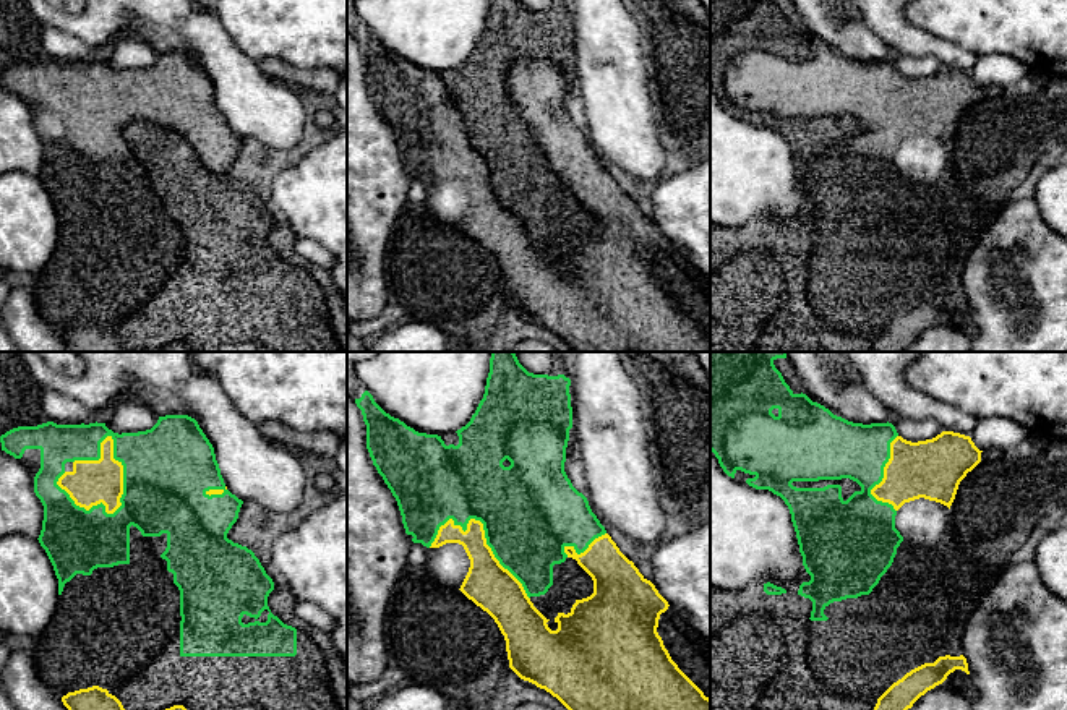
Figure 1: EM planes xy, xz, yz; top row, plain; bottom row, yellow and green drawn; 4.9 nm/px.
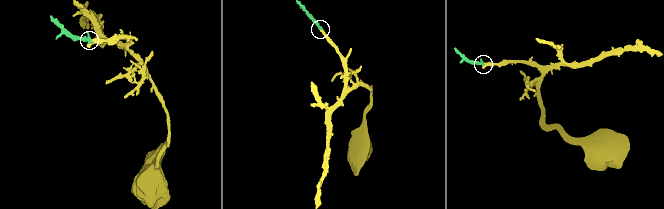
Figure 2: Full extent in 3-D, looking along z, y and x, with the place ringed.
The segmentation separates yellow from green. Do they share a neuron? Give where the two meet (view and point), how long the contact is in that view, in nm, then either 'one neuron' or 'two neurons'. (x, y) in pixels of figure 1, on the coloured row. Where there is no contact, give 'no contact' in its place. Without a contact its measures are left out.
xy (122, 488) | 400 nm | one neuron

